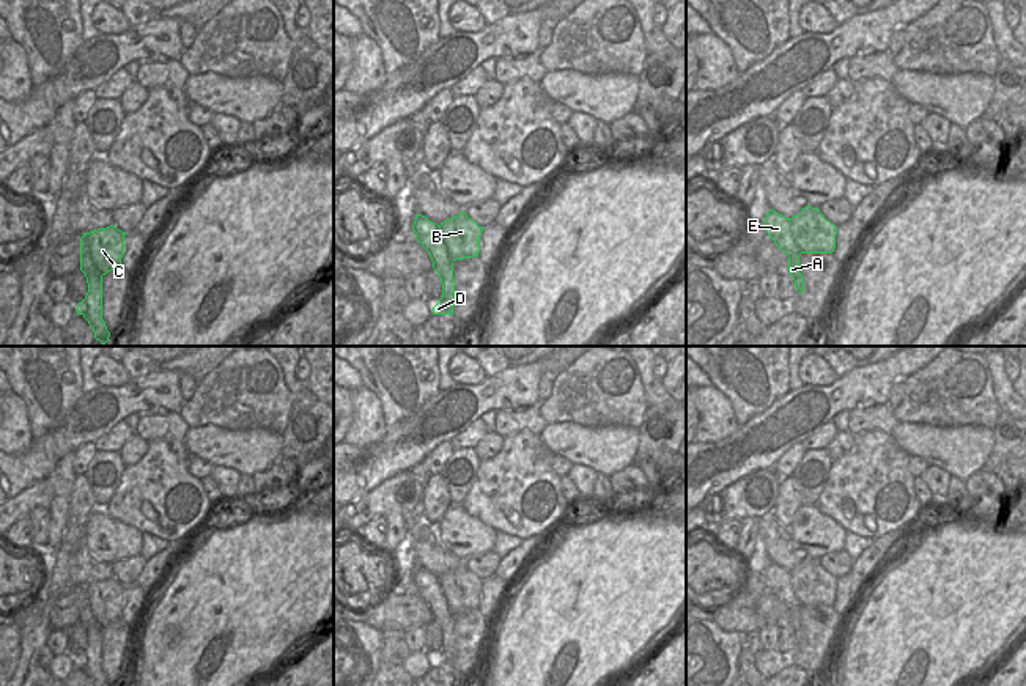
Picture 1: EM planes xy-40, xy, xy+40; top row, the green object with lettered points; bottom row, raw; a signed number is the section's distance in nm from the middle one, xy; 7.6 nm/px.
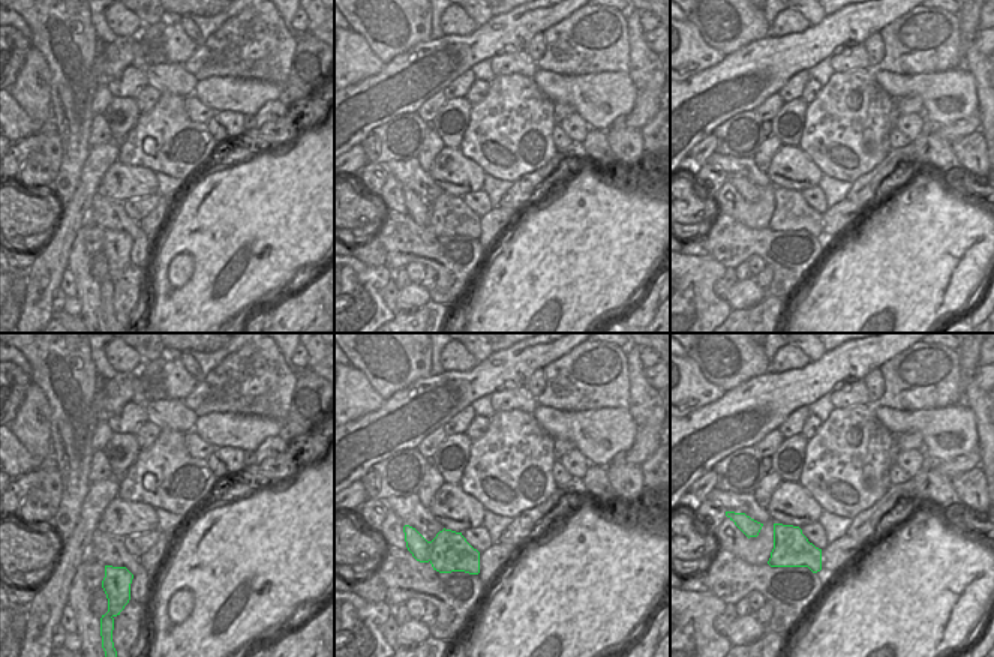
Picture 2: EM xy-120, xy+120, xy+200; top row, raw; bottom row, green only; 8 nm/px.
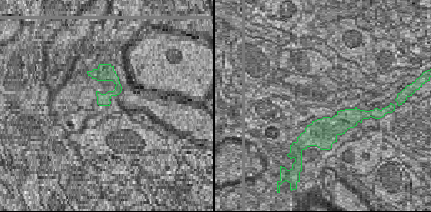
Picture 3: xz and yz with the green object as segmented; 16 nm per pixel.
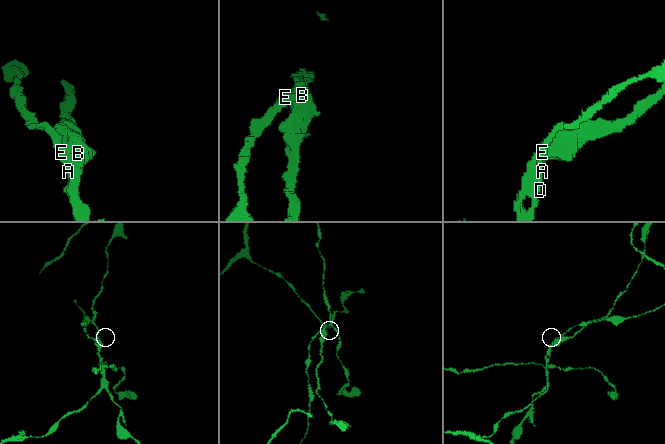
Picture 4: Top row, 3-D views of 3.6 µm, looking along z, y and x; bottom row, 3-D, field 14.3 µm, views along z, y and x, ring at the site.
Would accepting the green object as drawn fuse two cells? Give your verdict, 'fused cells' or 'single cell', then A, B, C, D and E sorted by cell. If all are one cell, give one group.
fused cells; groups A D E / B C

